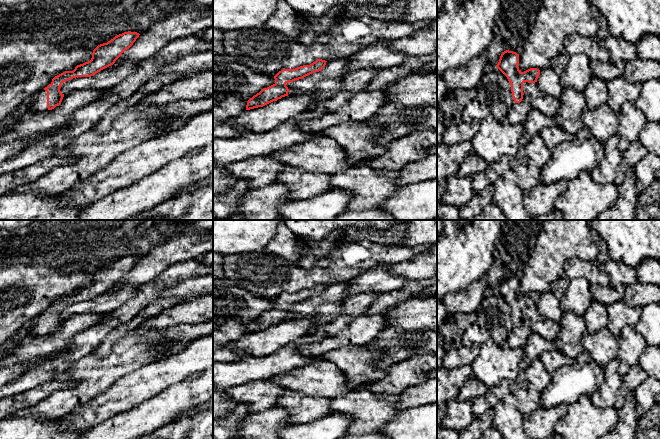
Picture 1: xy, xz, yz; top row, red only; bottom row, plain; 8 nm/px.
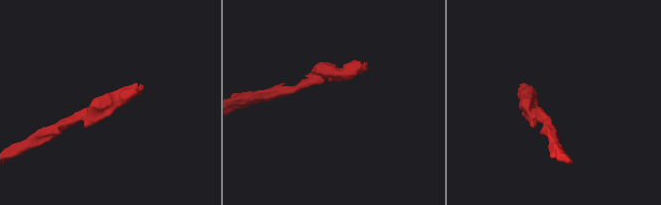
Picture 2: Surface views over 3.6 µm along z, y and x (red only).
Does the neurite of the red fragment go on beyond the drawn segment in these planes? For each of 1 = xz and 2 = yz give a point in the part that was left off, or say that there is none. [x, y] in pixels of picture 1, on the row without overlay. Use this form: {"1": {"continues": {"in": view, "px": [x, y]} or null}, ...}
{"1": {"continues": null}, "2": {"continues": null}}

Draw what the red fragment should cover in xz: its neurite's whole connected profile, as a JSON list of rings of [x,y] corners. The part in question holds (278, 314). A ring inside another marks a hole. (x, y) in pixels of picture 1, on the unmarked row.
[[[317,283],[310,289],[303,289],[295,293],[283,293],[275,300],[275,307],[267,312],[262,313],[259,317],[250,322],[246,329],[246,334],[263,331],[273,325],[277,325],[282,321],[288,320],[289,313],[287,307],[321,295],[325,289],[325,284]]]

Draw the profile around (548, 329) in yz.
[[[523,307],[523,317],[527,318],[531,322],[531,331],[539,334],[545,339],[554,342],[558,332],[559,324],[541,316],[537,310],[537,307]]]

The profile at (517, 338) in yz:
[[[524,318],[520,327],[514,327],[506,340],[508,347],[521,347],[524,348],[527,338],[531,333],[531,322],[529,319]]]

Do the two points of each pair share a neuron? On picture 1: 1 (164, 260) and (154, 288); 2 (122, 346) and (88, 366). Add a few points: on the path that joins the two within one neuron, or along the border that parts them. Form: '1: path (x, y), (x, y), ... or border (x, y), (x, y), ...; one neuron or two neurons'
1: border (180, 262), (171, 264), (152, 280), (139, 286); two neurons
2: path (116, 355), (105, 366), (97, 366); one neuron

